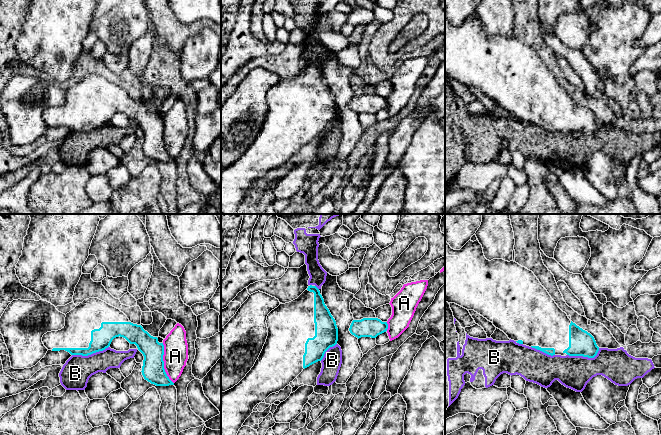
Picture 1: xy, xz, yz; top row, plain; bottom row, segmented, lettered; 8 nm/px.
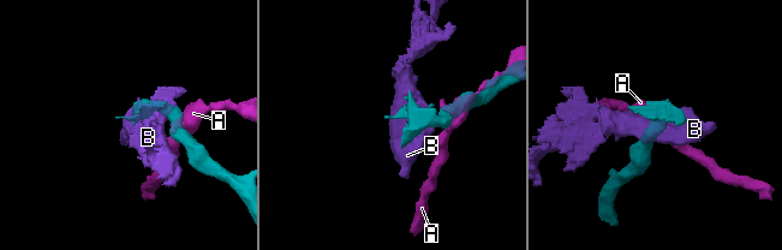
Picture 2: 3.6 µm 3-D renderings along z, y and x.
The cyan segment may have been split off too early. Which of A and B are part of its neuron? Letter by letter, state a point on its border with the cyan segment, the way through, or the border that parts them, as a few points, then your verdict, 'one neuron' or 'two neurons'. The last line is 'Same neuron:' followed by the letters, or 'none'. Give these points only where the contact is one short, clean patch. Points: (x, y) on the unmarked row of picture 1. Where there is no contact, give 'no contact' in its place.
A: meets cyan in xy at (163, 139); border along xy (162, 119), (163, 144), (173, 159); two neurons
B: meets cyan in xy at (90, 130); two neurons
Same neuron: none

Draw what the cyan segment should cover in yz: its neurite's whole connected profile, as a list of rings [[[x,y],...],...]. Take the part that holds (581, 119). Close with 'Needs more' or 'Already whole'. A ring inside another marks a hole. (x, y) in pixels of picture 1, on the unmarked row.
[[[445,16],[445,77],[467,86],[474,86],[503,107],[509,115],[548,131],[594,134],[599,123],[594,113],[573,99],[551,74],[534,49],[514,37],[487,36],[478,16],[469,16],[460,26],[454,26]]]. Needs more

